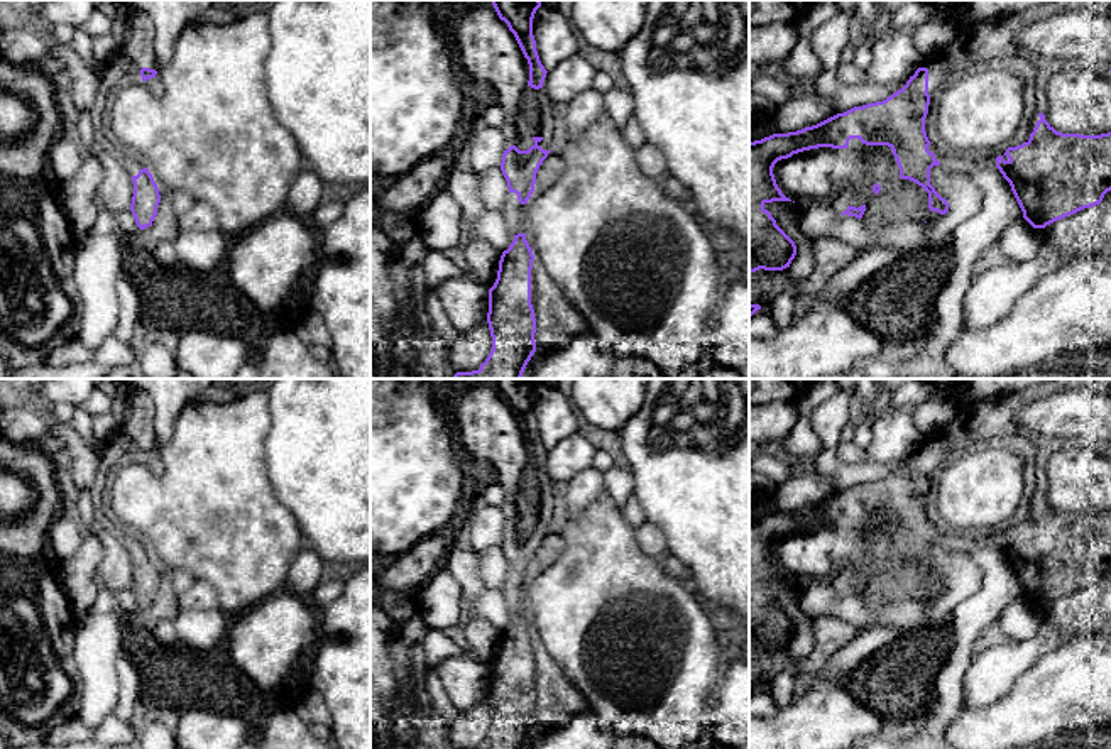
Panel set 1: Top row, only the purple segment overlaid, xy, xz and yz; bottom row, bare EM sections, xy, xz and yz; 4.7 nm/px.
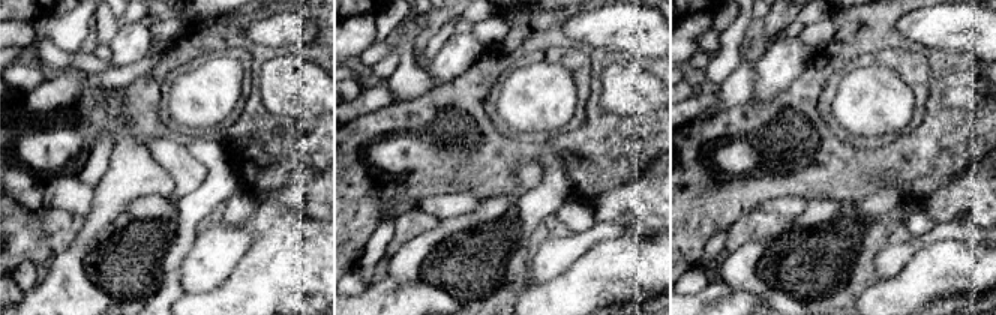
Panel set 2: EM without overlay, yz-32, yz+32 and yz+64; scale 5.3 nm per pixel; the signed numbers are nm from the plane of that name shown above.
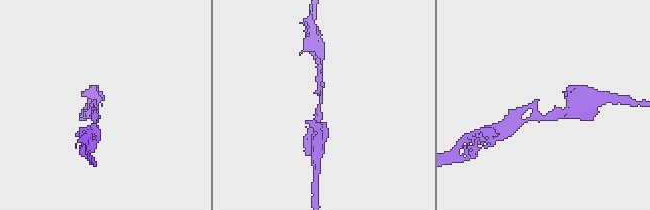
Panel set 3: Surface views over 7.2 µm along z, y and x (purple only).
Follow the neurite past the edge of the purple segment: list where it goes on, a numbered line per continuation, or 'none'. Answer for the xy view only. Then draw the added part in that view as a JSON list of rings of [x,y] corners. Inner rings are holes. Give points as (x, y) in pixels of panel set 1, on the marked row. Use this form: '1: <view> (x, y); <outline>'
1: xy (137, 53); [[[130,12],[130,39],[120,46],[118,57],[107,66],[108,83],[142,81],[140,69],[157,71],[154,51],[154,22],[149,14]]]

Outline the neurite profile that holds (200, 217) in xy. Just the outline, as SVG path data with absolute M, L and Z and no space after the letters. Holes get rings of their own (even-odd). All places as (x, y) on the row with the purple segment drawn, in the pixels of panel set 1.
M194 200L193 205L178 216L178 228L179 232L220 232L220 223L208 203Z

